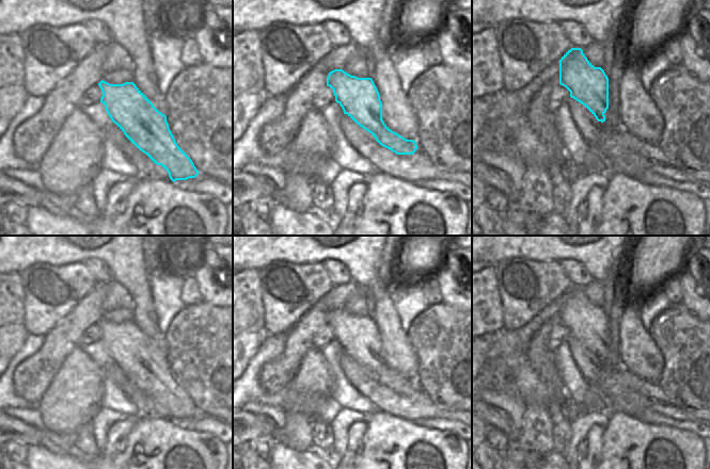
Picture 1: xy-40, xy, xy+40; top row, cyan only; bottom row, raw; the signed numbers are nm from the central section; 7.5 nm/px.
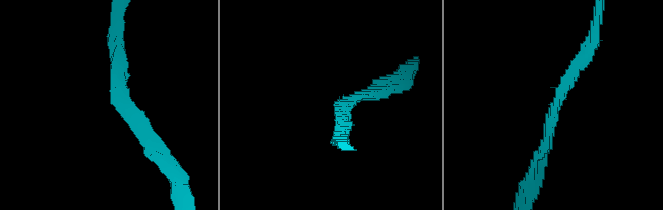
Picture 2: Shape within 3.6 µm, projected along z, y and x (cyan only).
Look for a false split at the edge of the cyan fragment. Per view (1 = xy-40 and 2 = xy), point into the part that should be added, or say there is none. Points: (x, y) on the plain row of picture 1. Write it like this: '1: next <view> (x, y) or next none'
1: next none
2: next none

